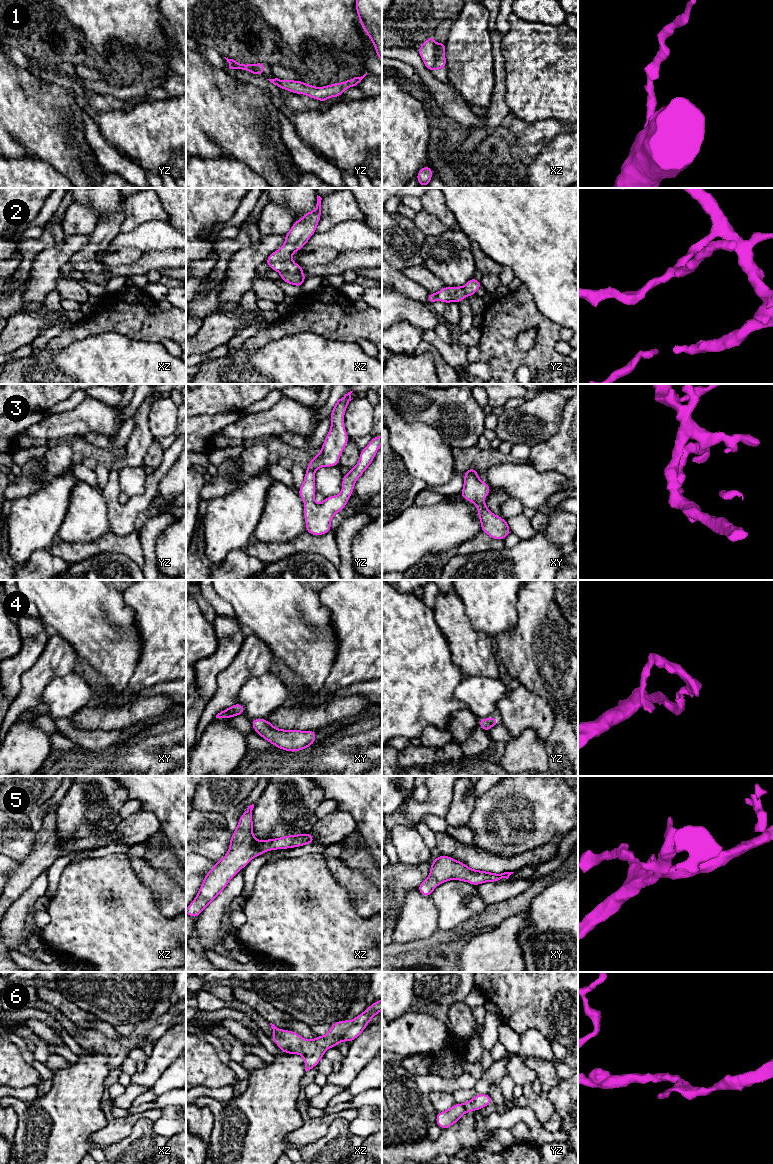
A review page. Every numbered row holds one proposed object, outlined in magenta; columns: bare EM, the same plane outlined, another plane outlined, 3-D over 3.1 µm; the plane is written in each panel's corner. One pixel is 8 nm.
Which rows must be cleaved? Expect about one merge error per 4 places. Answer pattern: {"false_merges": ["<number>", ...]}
{"false_merges": ["1"]}

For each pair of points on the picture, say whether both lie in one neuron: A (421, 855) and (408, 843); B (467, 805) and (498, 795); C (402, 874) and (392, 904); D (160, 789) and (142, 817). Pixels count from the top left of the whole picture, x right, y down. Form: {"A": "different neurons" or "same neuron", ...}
{"A": "same neuron", "B": "different neurons", "C": "same neuron", "D": "different neurons"}

